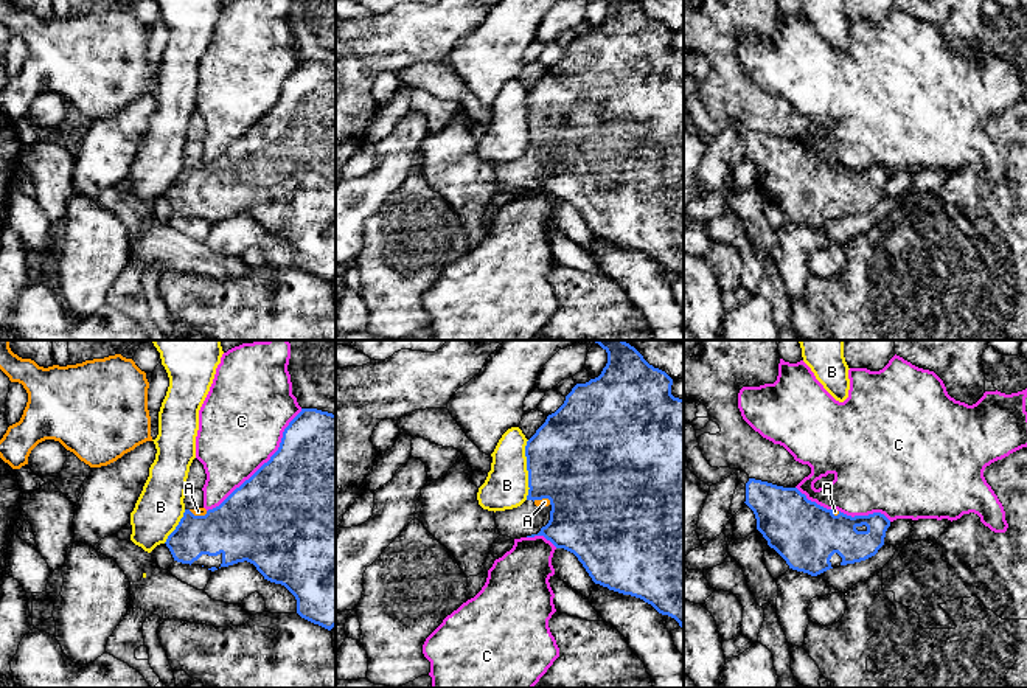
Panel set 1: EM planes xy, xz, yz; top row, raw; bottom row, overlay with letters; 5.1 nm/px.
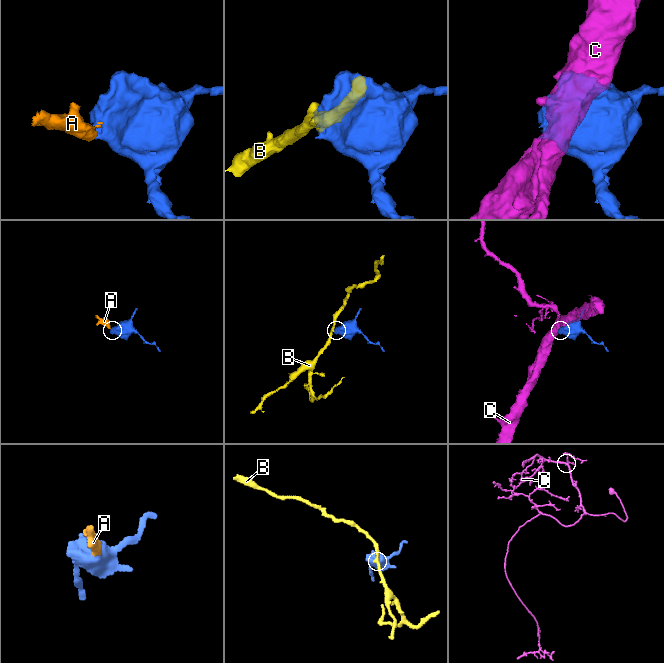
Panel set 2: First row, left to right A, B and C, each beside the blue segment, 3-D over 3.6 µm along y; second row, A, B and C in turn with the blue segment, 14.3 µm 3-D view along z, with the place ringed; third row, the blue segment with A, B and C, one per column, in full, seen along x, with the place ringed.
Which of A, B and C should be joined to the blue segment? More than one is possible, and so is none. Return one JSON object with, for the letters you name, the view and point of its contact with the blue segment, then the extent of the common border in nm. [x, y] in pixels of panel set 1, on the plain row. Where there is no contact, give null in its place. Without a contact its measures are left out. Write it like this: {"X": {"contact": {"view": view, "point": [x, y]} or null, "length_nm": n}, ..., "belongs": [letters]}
{"A": {"contact": {"view": "xy", "point": [198, 168]}, "length_nm": 110}, "belongs": ["A"]}

